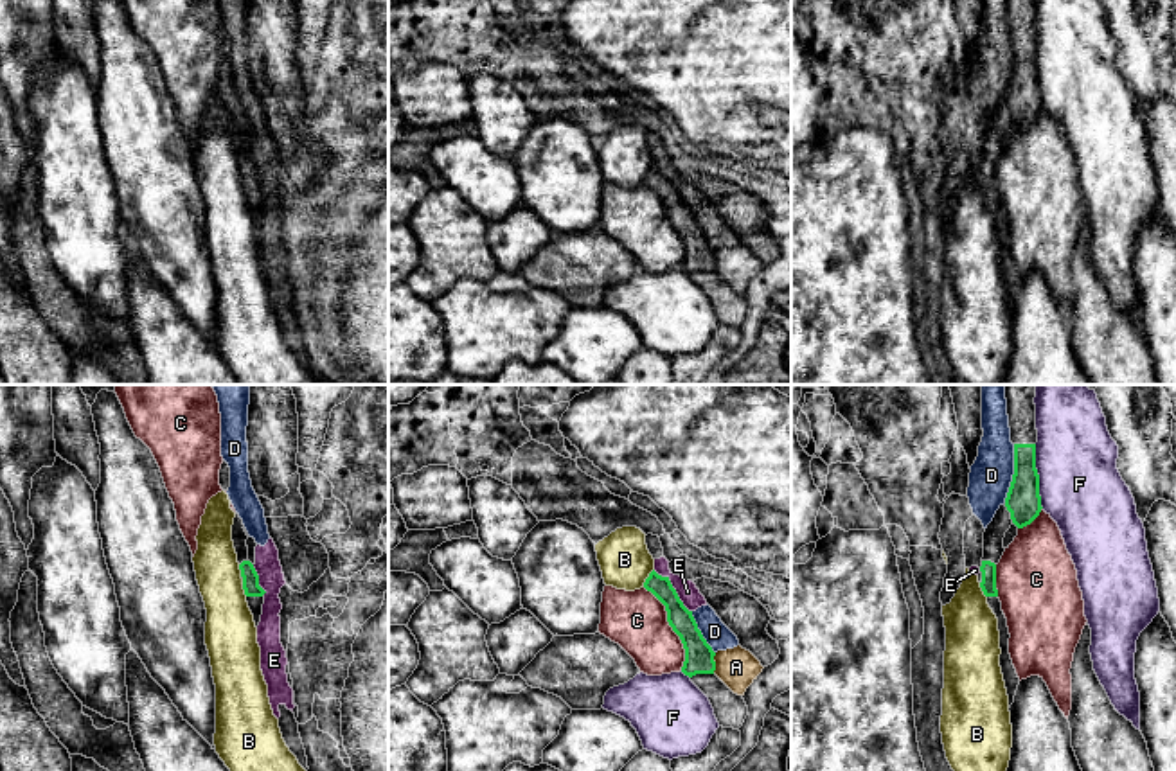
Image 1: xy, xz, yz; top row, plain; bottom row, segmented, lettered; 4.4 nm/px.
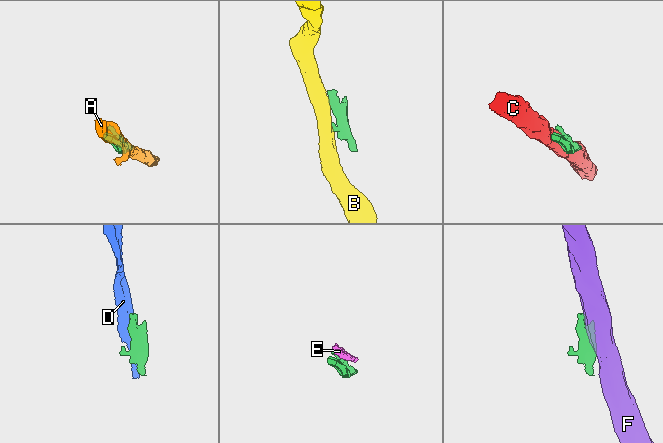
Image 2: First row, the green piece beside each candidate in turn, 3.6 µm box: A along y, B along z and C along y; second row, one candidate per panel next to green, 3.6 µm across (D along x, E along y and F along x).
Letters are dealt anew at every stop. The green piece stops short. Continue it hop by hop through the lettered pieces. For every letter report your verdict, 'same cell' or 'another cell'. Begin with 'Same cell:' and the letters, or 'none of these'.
Same cell: none of these
A: another cell
B: another cell
C: another cell
D: another cell
E: another cell
F: another cell

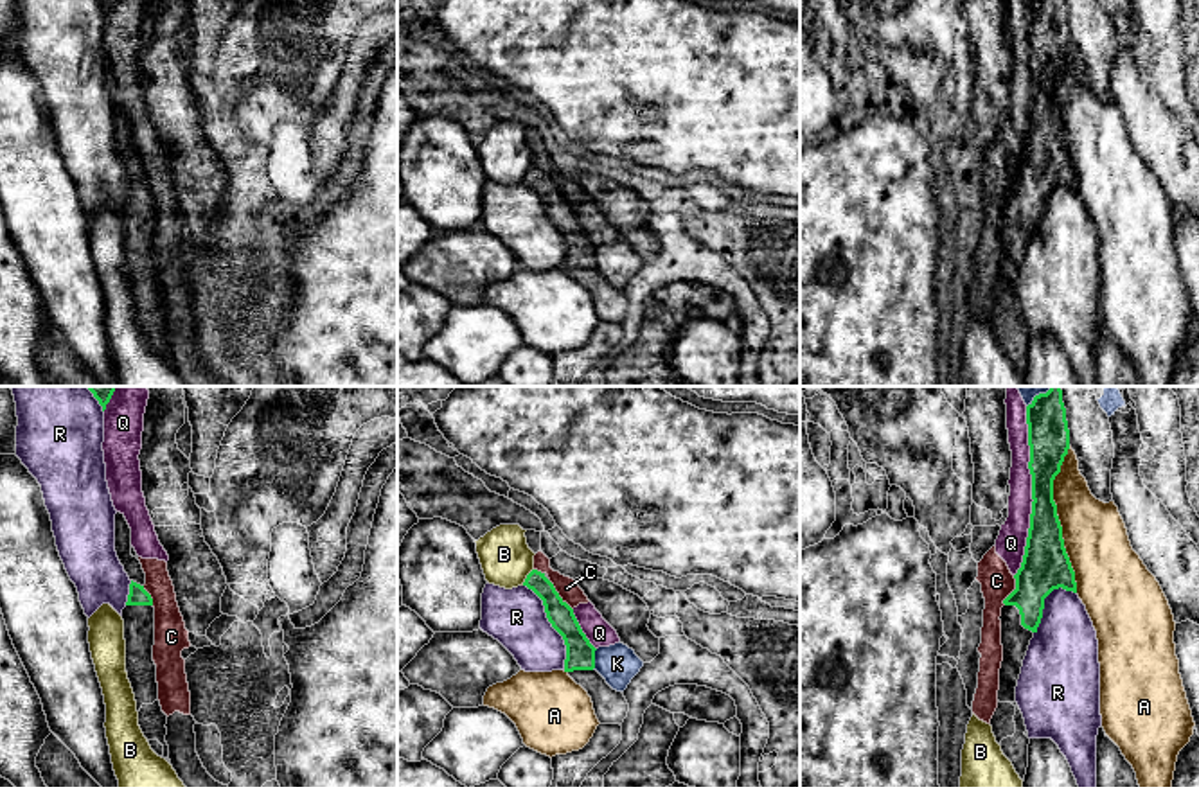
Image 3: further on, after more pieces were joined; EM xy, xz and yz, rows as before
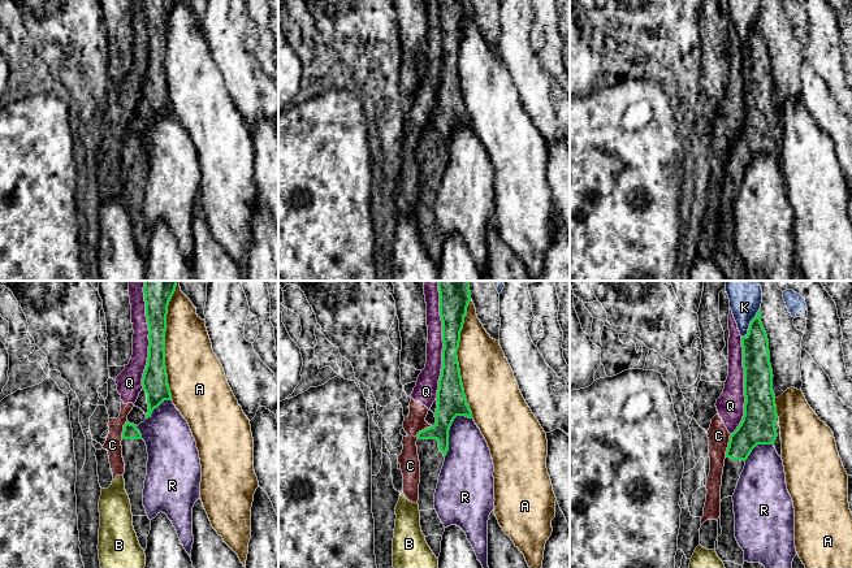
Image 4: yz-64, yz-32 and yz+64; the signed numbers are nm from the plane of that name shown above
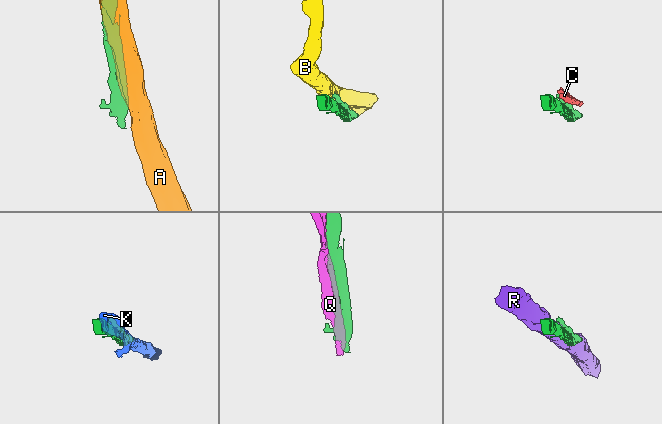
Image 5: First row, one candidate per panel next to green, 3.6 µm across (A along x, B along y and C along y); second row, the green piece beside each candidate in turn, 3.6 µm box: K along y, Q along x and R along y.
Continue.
Same cell: none of these
A: another cell
B: another cell
C: another cell
K: another cell
Q: another cell
R: another cell

